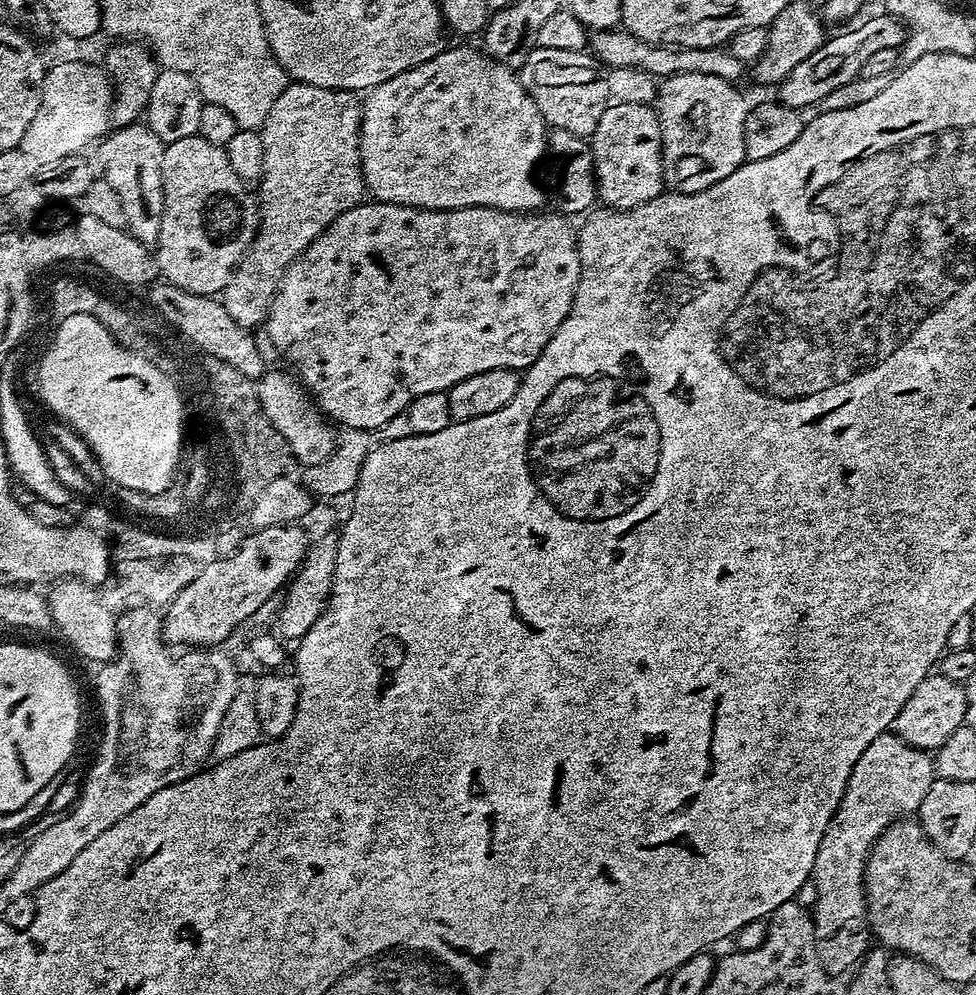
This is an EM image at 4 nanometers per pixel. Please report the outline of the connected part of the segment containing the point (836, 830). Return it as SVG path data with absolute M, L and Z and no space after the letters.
M892 730L874 738L874 742L866 746L862 758L854 762L854 770L850 770L850 782L846 782L846 790L842 794L842 802L830 818L830 826L826 826L822 842L818 842L818 854L814 854L814 866L810 877L818 890L816 903L810 909L816 935L816 949L822 966L829 974L848 971L851 973L868 952L870 948L868 895L864 893L864 871L868 856L872 853L874 842L893 822L919 813L922 798L926 798L933 779L933 757L925 749L902 742L902 738Z

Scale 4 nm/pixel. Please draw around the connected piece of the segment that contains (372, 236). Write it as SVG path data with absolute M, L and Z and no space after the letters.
M361 202L350 210L346 210L346 214L342 214L337 218L337 220L334 221L317 240L310 242L310 246L297 258L297 260L292 261L292 263L288 265L288 269L284 275L284 281L281 282L280 289L276 291L276 295L273 296L272 303L268 306L268 315L266 317L266 329L268 328L268 336L272 339L273 346L293 364L291 367L294 369L295 375L299 377L304 387L308 389L312 399L316 401L320 411L328 417L329 421L335 422L345 429L365 428L379 430L383 428L384 424L390 422L395 415L405 411L408 403L414 398L418 398L418 394L447 392L448 389L454 387L458 382L462 382L462 378L470 378L470 374L482 374L482 370L494 370L495 368L526 370L534 361L536 361L538 354L542 354L546 342L550 342L550 338L554 338L558 326L562 326L566 314L570 314L572 303L574 302L574 294L578 290L578 282L580 281L580 246L578 243L578 232L575 227L571 228L571 226L564 221L567 219L565 219L563 215L557 214L552 210L540 210L535 214L521 214L518 212L498 210L497 208L426 210L425 208L411 208L410 206L402 206L401 204L368 203L369 202Z

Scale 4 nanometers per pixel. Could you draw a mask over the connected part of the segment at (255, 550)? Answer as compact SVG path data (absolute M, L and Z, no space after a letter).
M299 523L270 526L269 529L249 531L241 542L240 549L230 557L213 558L208 565L197 571L194 579L174 598L162 616L164 639L172 646L210 648L223 645L223 640L239 624L247 625L258 606L270 594L283 589L297 573L308 552L310 538L300 529Z

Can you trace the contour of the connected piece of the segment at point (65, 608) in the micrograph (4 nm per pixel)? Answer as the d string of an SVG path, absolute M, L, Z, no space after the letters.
M65 578L51 585L52 592L47 593L48 609L52 611L52 624L68 639L68 644L80 656L88 660L97 660L97 665L103 666L116 656L118 641L116 639L116 616L102 604L99 591L85 580Z

